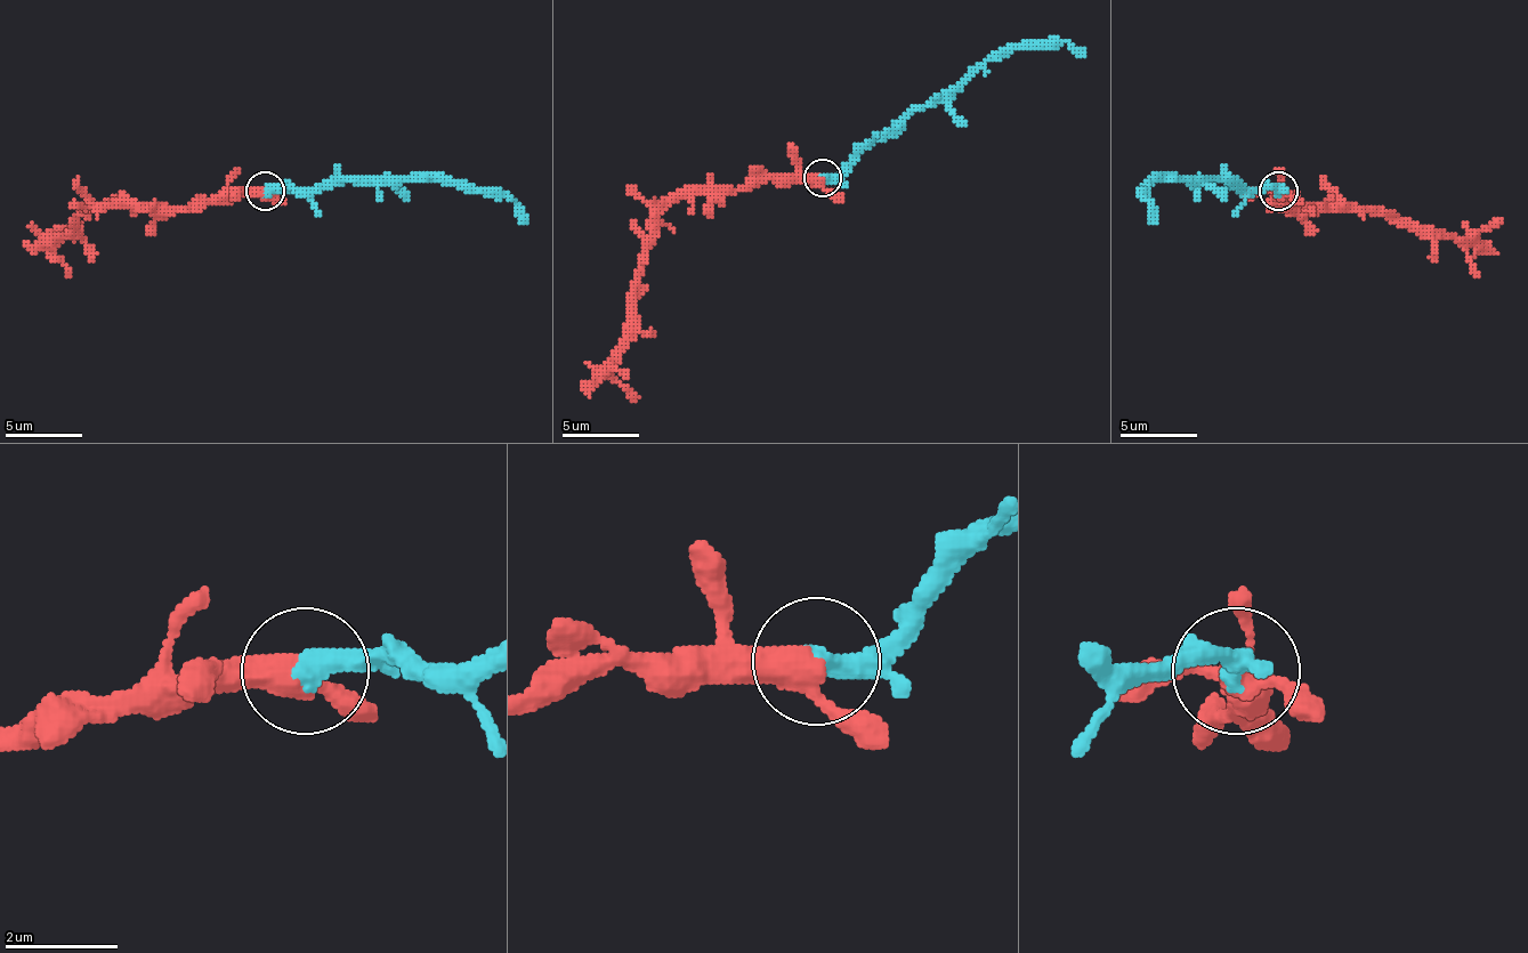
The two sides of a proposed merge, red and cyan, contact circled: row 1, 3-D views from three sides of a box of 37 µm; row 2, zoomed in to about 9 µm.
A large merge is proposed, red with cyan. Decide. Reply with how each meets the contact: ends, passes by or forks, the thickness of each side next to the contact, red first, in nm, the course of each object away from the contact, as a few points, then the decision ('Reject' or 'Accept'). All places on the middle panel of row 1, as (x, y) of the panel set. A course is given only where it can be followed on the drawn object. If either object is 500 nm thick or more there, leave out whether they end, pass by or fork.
At the ring red passes by. At the ring cyan ends. Thickness 400 nm (red) against 420 nm. Course of red: (823, 178), (751, 178), (738, 190), (685, 190), (659, 217), (639, 298), (613, 378), (636, 401). Course of cyan: (823, 178), (835, 178), (865, 144), (884, 140), (915, 110), (946, 102), (988, 59), (1065, 40), (1084, 56). Accept

